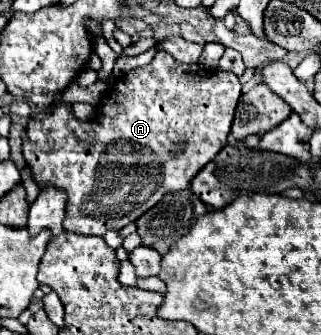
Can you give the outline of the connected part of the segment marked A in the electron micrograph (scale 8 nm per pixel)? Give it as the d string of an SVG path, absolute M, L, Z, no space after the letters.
M158 50L150 64L130 70L110 84L92 122L76 120L70 104L56 104L52 112L32 116L24 136L24 158L40 186L52 184L68 192L64 230L82 236L104 236L108 230L120 230L142 216L164 194L190 186L200 168L228 144L238 98L240 82L236 74L208 70L200 64L180 64L168 52Z

